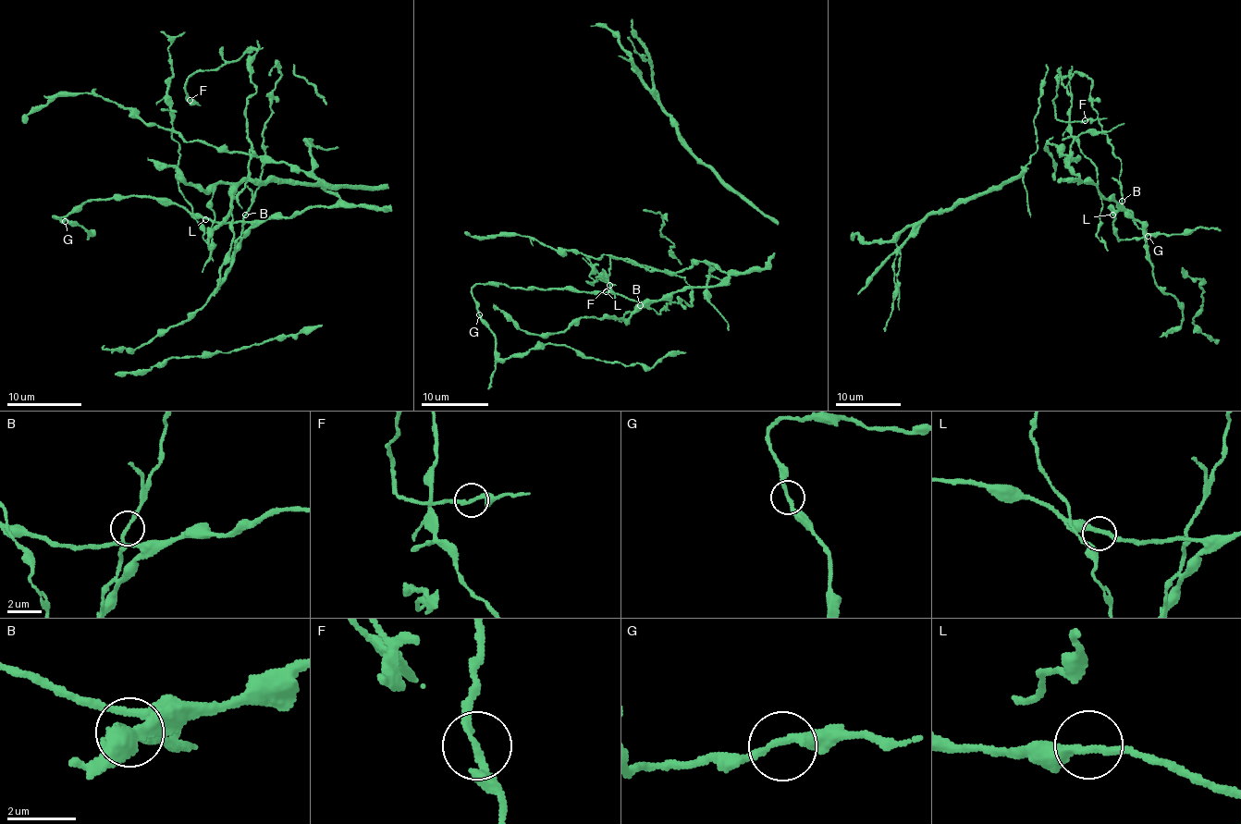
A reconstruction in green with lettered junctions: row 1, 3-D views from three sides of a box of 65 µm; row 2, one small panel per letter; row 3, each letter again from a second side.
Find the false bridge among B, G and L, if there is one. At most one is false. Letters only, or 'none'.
B

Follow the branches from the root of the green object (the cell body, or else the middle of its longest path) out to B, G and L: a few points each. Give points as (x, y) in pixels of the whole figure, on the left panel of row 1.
B: (264, 222), (246, 222), (243, 219), (245, 215)
G: (264, 222), (192, 218), (180, 206), (133, 195), (88, 200), (64, 216), (54, 216), (65, 221)
L: (264, 222), (205, 219)

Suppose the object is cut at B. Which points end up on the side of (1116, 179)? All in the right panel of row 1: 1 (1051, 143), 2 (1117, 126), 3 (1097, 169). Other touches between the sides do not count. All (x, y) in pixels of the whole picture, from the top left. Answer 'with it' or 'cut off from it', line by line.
1: cut off from it
2: cut off from it
3: with it

